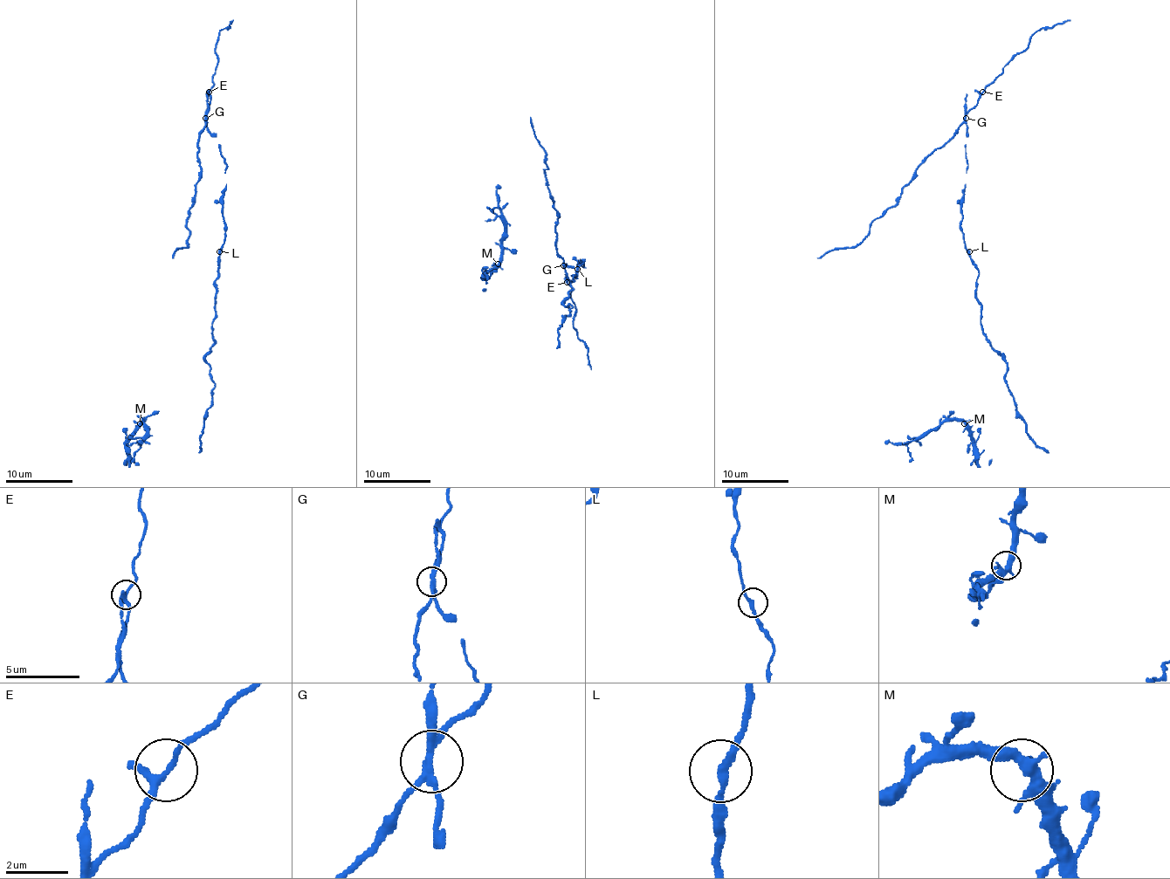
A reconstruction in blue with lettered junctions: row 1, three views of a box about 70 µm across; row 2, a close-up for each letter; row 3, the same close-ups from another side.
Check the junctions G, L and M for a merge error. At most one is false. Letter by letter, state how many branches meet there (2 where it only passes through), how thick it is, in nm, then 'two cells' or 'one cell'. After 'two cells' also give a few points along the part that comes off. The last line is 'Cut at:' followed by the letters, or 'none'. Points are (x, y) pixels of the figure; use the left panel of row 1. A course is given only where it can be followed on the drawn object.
G: 4 | 220 nm | two cells | (205, 119), (199, 137), (201, 175), (196, 201), (187, 218), (189, 240), (187, 246), (178, 248), (172, 258)
L: 2 | 220 nm | one cell
M: 3 | 320 nm | one cell
Cut at: G

